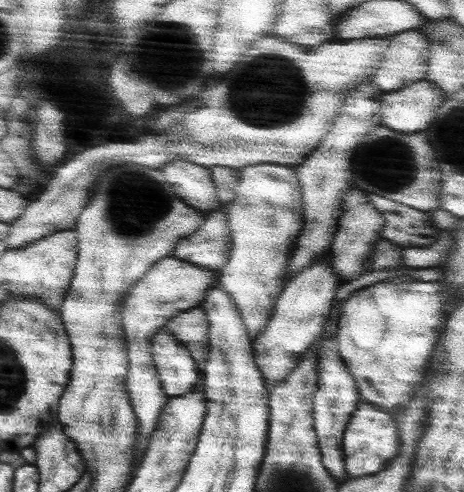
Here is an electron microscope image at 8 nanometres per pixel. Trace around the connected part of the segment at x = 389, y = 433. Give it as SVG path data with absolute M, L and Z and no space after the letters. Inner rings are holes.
M360 404L359 410L352 416L348 423L346 434L343 438L344 464L350 476L366 476L383 470L401 450L401 433L398 424L390 418L388 411L372 404ZM400 436L400 438L398 438Z

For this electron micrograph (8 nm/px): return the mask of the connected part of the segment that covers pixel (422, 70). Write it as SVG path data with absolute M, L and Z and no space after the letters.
M418 29L396 33L392 35L392 40L387 43L382 59L380 68L377 68L376 74L372 76L372 83L386 92L410 86L412 82L422 81L428 72L428 42L426 42L424 34Z

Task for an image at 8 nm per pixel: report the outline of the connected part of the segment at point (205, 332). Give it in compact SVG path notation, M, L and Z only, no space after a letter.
M202 306L188 310L188 312L180 313L180 316L176 316L171 323L166 326L166 331L174 334L181 341L191 347L191 353L197 358L199 368L204 370L208 360L211 359L211 320L209 314L203 309Z

